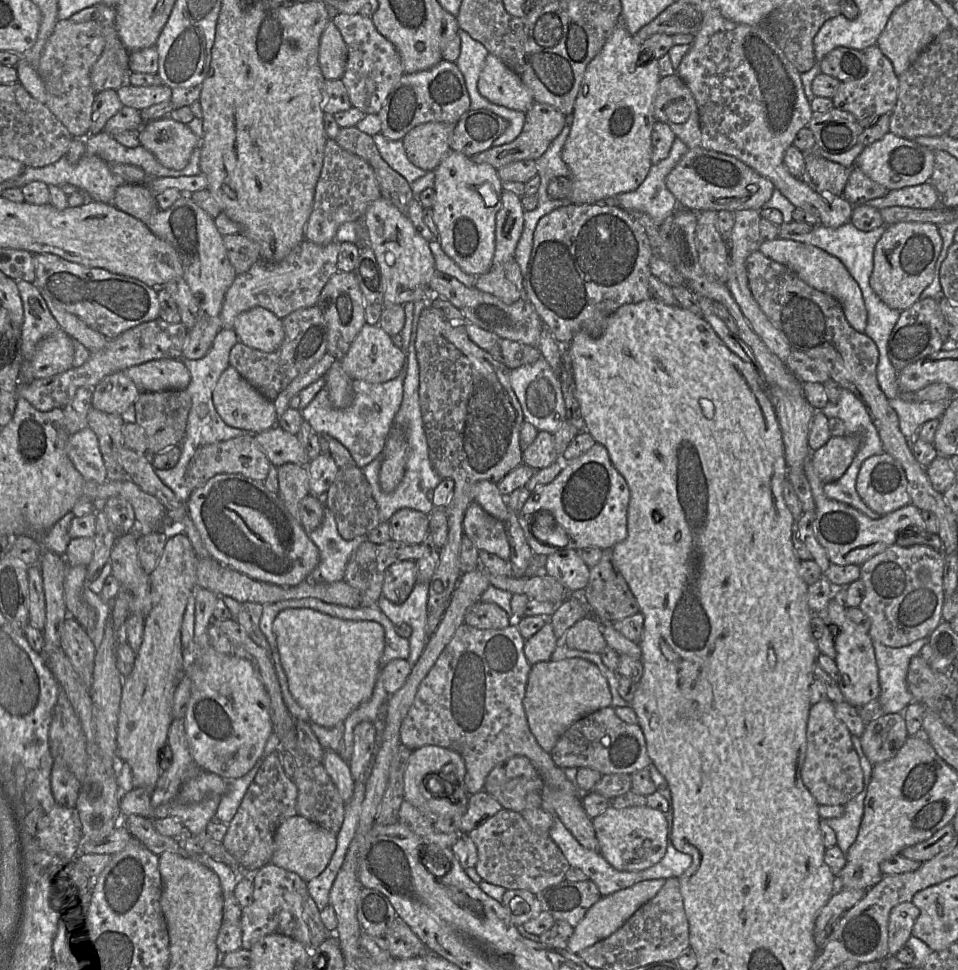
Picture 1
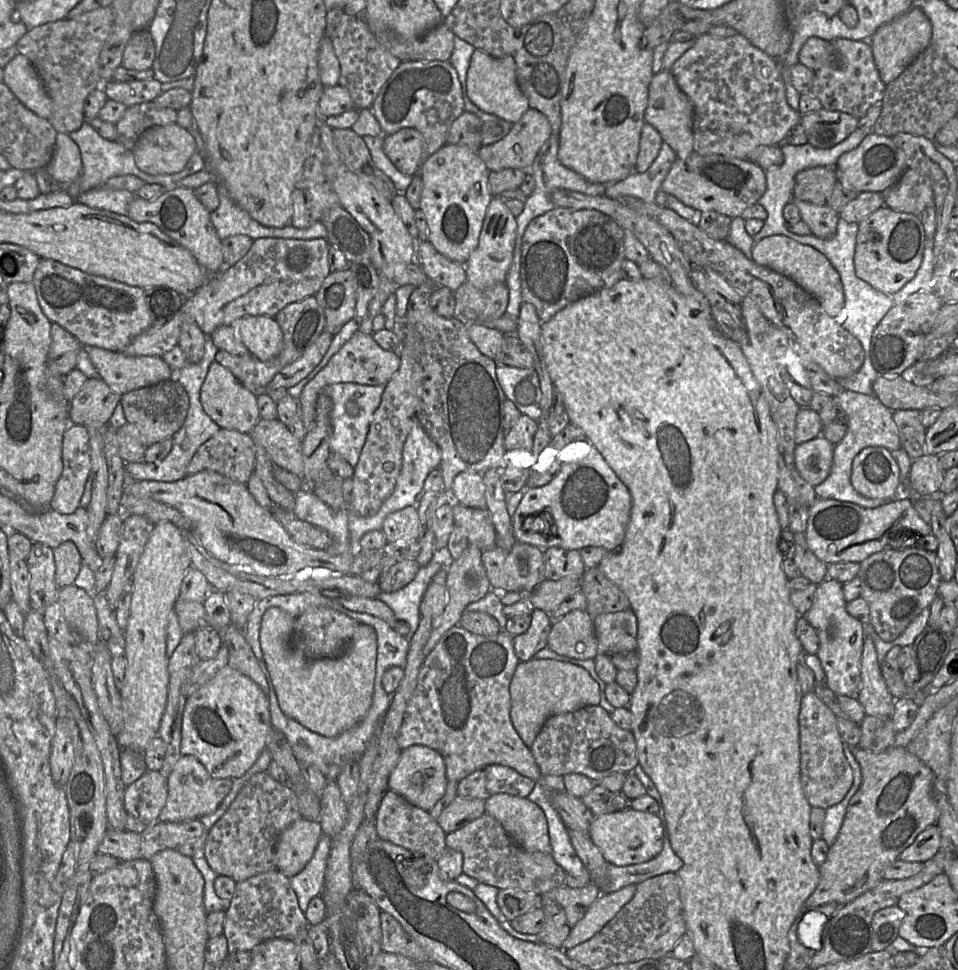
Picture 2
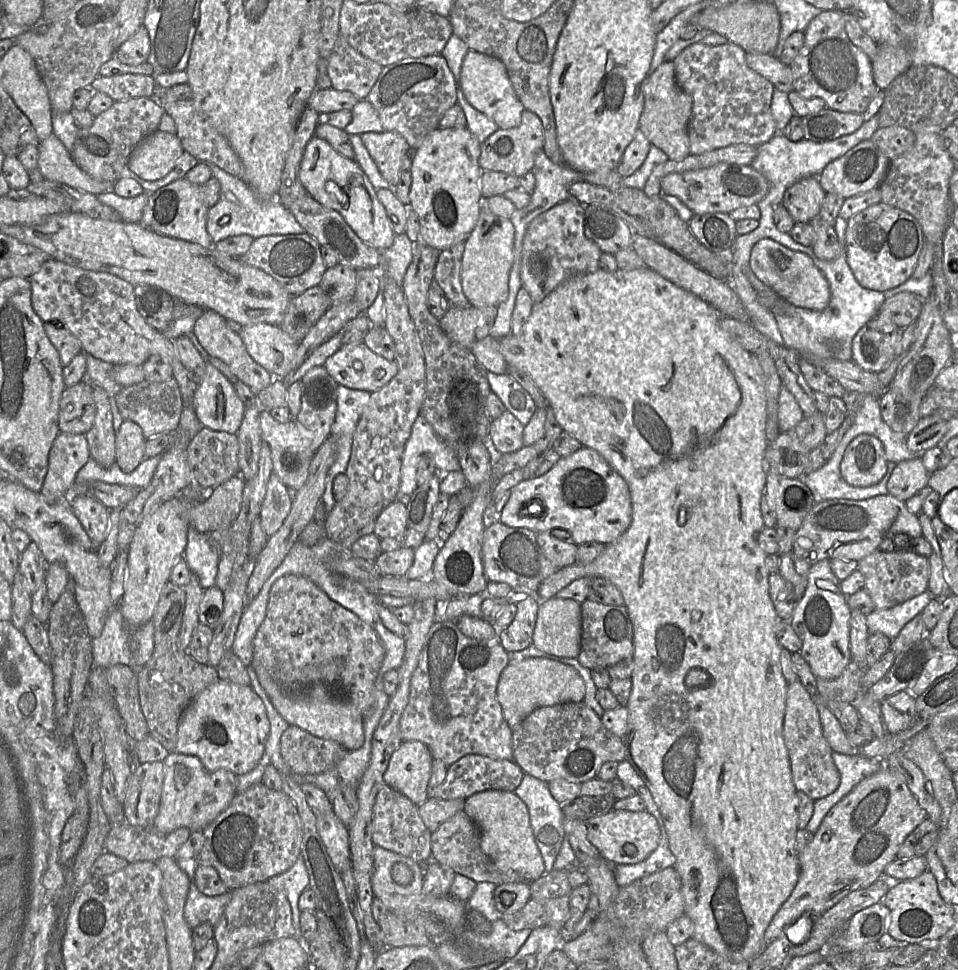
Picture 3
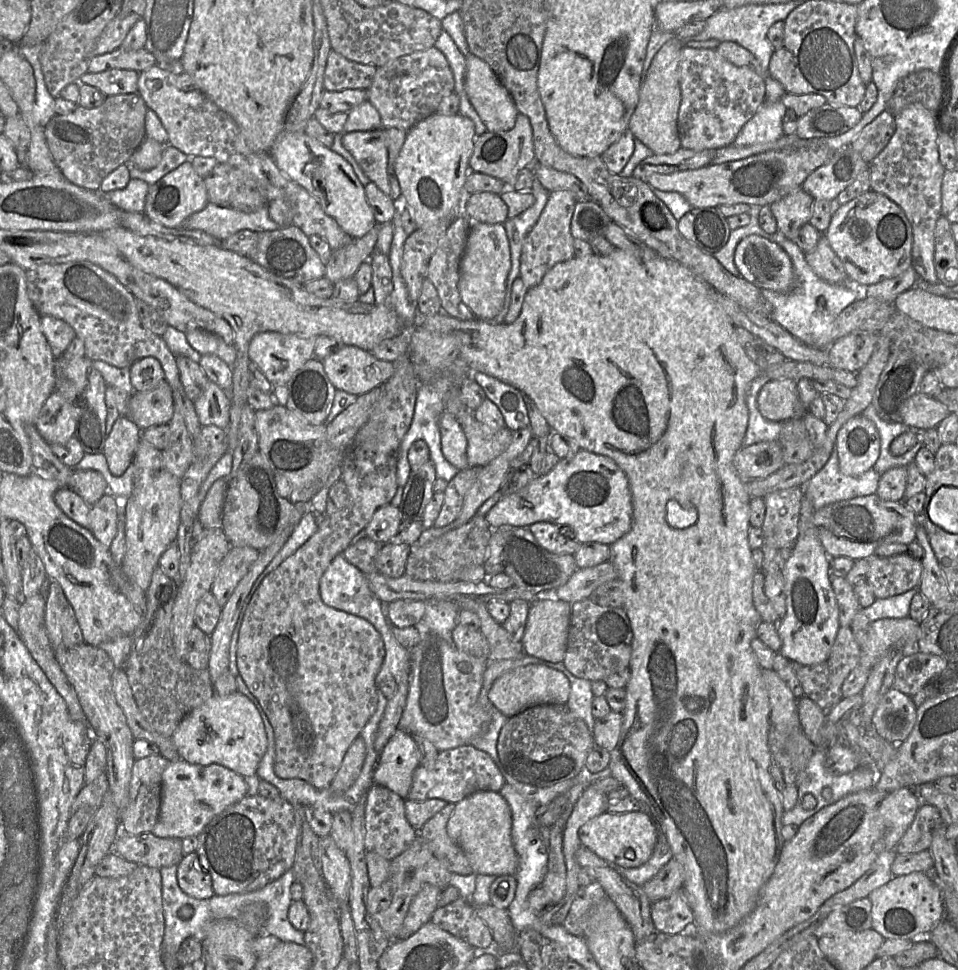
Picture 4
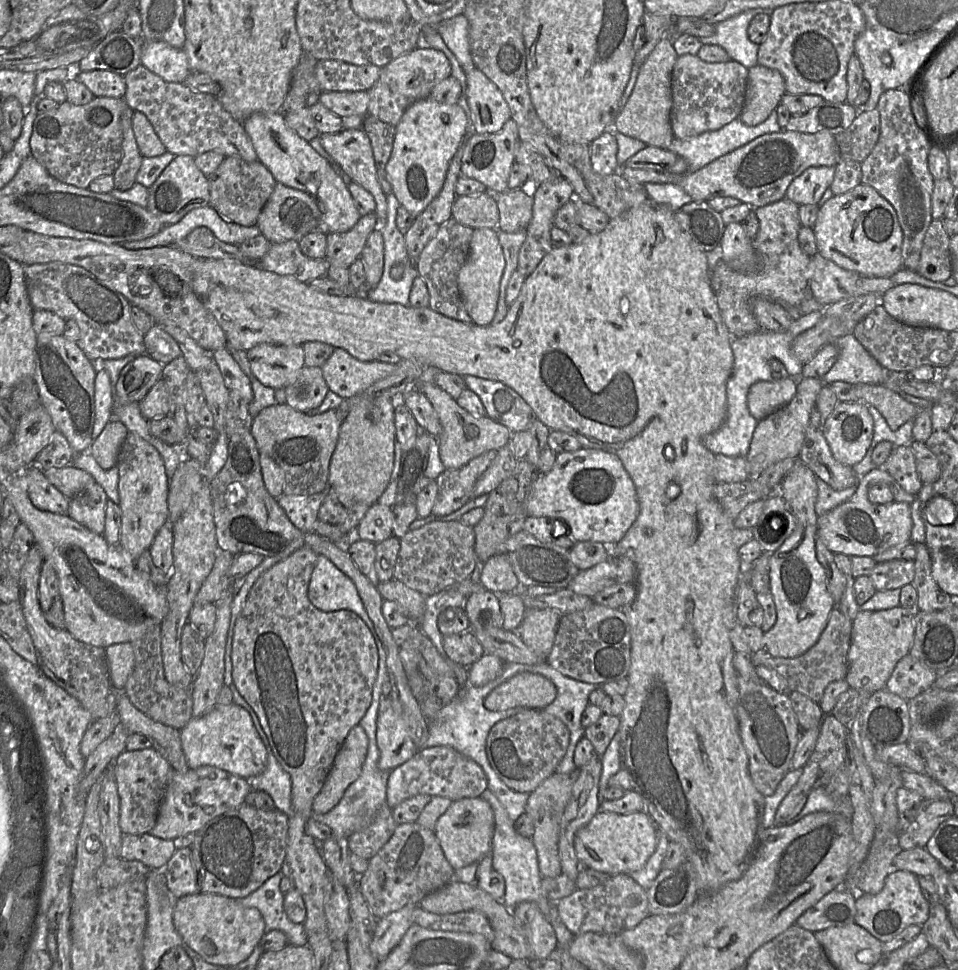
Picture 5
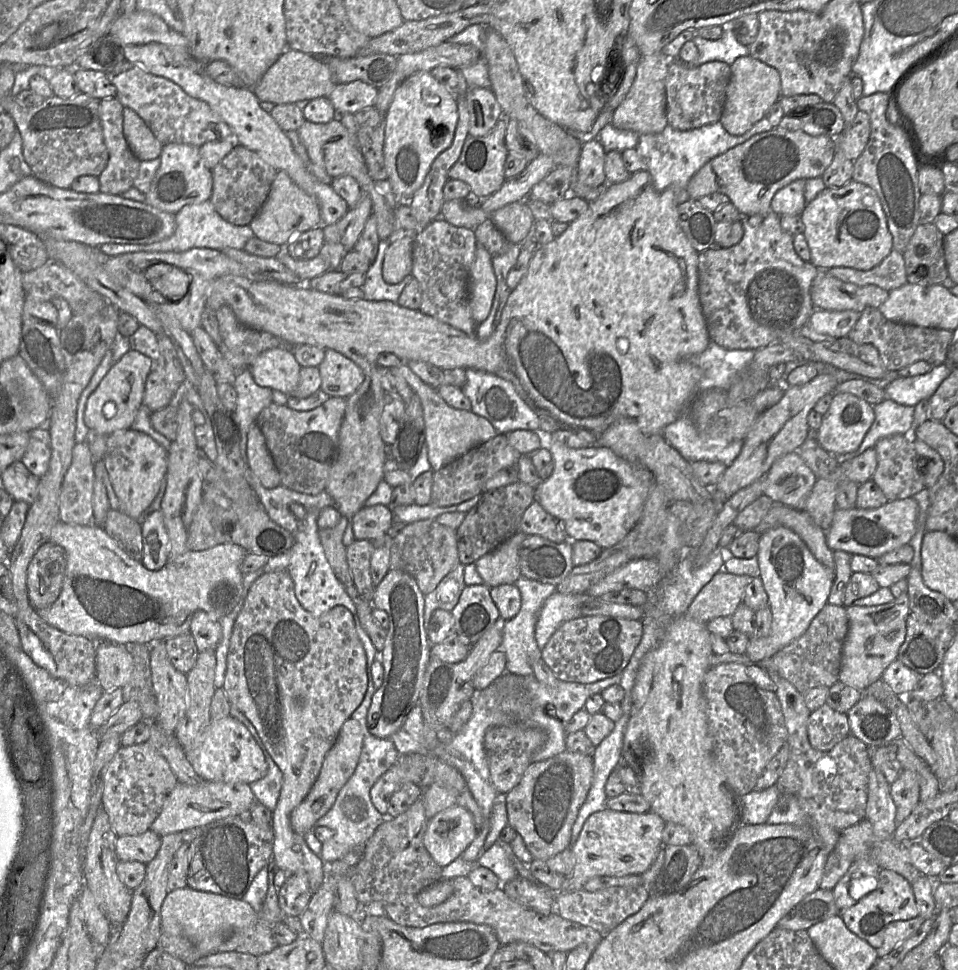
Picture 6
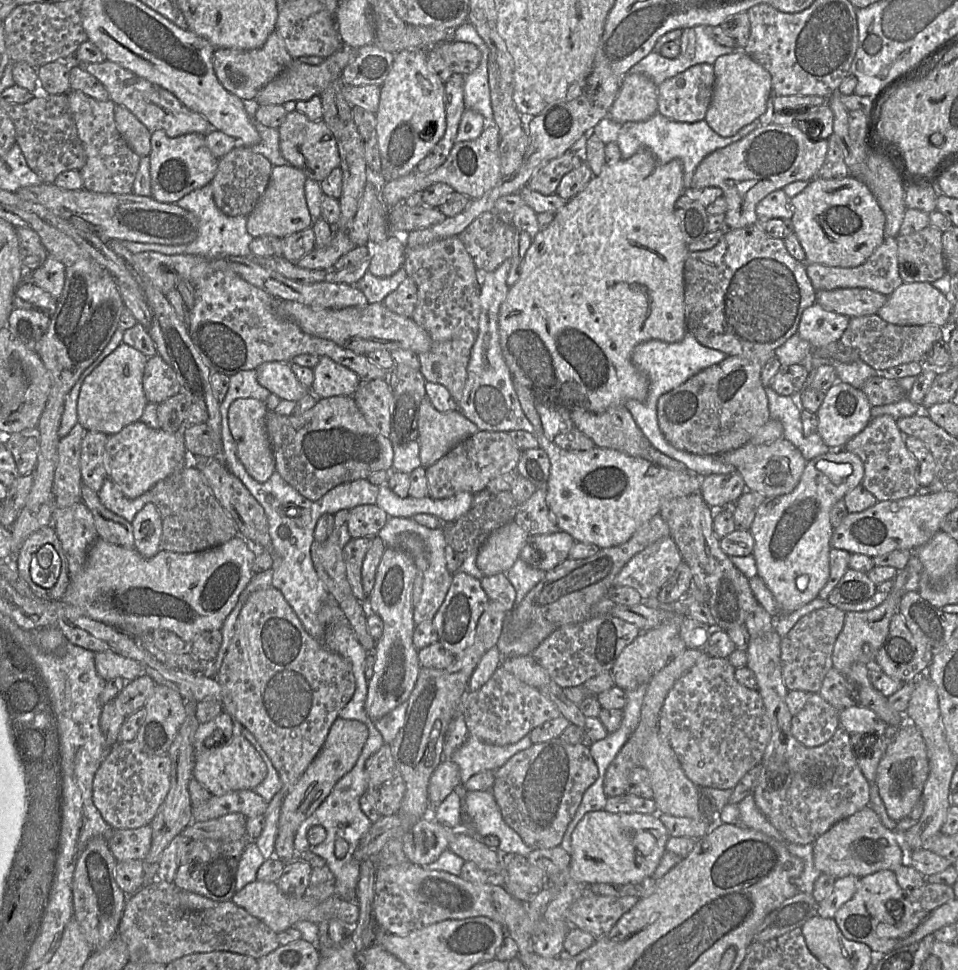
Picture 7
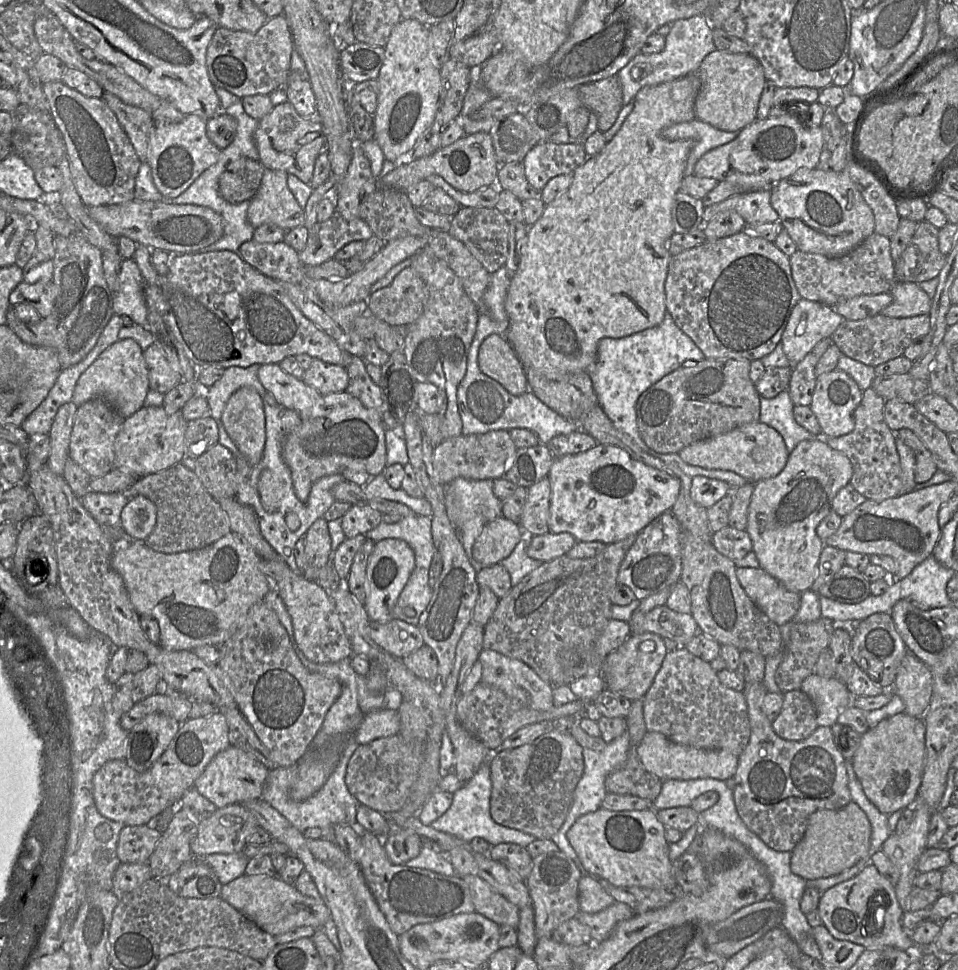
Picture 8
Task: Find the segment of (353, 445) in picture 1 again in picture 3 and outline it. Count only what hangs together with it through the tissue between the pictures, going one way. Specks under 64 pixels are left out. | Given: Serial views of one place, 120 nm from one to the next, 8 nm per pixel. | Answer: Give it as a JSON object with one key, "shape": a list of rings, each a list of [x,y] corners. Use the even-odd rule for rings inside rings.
{"shape":[[[338,386],[336,418],[331,428],[331,437],[337,446],[337,457],[328,471],[325,491],[321,498],[327,513],[337,503],[332,492],[333,481],[338,474],[346,472],[351,456],[353,436],[370,397],[371,393],[365,390]]]}

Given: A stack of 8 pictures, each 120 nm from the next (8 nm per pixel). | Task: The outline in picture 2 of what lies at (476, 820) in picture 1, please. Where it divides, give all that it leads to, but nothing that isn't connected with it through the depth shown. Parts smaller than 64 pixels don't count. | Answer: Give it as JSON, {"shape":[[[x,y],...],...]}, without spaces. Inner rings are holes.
{"shape":[[[455,797],[436,819],[446,833],[460,829],[485,813],[485,800]]]}

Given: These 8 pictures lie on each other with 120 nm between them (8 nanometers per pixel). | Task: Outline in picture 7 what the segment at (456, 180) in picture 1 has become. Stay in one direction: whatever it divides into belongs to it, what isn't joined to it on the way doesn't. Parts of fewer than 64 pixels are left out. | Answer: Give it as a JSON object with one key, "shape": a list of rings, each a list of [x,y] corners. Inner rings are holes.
{"shape":[[[403,50],[395,53],[391,71],[380,87],[380,101],[376,112],[376,132],[383,175],[384,171],[390,172],[394,179],[416,170],[418,163],[443,137],[446,130],[444,95],[444,83],[428,66],[427,50]]]}

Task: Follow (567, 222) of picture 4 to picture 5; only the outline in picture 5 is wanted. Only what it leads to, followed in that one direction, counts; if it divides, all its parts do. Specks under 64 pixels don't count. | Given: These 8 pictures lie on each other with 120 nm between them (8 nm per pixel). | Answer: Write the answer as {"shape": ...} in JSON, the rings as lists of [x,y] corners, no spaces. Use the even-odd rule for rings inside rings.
{"shape":[[[563,176],[540,183],[533,195],[532,219],[519,255],[518,267],[525,277],[531,275],[552,249],[551,229],[556,212],[569,201],[573,187]]]}

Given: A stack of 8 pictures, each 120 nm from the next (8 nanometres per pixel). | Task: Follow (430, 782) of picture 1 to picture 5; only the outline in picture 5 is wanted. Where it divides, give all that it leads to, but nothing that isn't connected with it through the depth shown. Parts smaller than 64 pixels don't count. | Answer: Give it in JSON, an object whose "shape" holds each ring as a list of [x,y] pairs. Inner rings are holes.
{"shape":[[[382,696],[377,715],[377,745],[380,751],[378,767],[389,773],[412,758],[419,748],[403,722],[400,702]]]}

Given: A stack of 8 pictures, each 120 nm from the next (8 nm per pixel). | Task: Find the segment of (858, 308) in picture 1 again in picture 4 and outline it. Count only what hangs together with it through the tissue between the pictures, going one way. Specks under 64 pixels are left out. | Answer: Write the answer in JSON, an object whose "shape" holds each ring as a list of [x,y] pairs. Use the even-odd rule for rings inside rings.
{"shape":[[[752,234],[744,237],[734,253],[739,276],[759,289],[788,293],[795,286],[789,255],[776,243]]]}

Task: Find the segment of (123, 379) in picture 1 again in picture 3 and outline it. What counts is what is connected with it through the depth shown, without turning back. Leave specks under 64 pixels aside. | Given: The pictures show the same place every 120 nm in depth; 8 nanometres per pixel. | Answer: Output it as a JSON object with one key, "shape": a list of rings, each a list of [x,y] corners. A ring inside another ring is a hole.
{"shape":[[[89,381],[65,387],[58,415],[60,432],[85,434],[92,427],[95,415],[93,386]]]}

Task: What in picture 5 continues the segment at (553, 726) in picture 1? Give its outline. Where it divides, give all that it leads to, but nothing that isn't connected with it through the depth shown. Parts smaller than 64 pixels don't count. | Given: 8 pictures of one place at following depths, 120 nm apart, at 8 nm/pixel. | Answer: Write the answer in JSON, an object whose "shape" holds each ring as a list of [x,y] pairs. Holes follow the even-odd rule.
{"shape":[[[530,672],[519,673],[493,689],[484,699],[484,705],[489,710],[506,710],[515,707],[543,709],[552,703],[557,695],[557,689],[548,678]]]}

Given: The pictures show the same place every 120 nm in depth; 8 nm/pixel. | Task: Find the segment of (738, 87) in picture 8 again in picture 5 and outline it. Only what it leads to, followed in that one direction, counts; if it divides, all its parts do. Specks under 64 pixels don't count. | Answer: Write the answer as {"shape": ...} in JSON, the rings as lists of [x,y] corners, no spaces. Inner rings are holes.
{"shape":[[[760,64],[748,68],[745,100],[738,118],[747,126],[762,123],[785,93],[785,81],[779,71]]]}

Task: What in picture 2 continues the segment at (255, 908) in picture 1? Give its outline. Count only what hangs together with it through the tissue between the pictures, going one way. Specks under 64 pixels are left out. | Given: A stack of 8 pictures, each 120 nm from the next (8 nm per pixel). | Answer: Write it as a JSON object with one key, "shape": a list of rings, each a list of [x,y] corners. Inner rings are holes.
{"shape":[[[275,869],[237,883],[226,910],[222,934],[227,939],[229,954],[233,954],[240,951],[251,952],[257,945],[272,938],[294,940],[308,925],[290,878]]]}

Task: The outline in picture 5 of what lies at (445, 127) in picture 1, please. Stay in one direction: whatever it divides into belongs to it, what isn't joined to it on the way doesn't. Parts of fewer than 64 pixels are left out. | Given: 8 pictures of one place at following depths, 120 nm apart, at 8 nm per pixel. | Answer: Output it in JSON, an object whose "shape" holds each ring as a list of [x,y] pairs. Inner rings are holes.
{"shape":[[[341,129],[336,133],[320,133],[320,143],[325,151],[333,158],[347,174],[351,180],[360,184],[364,189],[370,192],[376,203],[376,221],[377,225],[384,226],[387,219],[387,200],[376,173],[376,166],[373,157],[371,142],[363,129]]]}

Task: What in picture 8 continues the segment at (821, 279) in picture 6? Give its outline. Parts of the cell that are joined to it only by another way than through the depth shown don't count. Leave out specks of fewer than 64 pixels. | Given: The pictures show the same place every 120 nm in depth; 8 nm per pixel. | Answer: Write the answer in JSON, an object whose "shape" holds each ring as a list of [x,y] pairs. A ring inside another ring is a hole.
{"shape":[[[890,292],[878,295],[860,295],[843,300],[836,304],[833,309],[844,318],[844,321],[863,320],[876,316],[892,303]]]}

